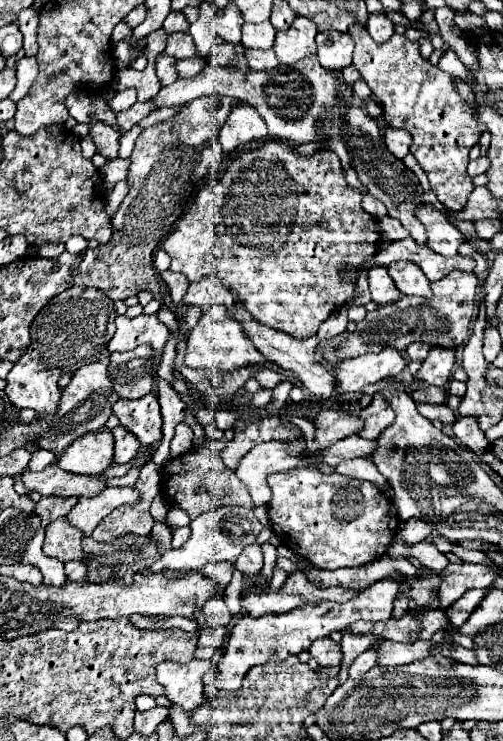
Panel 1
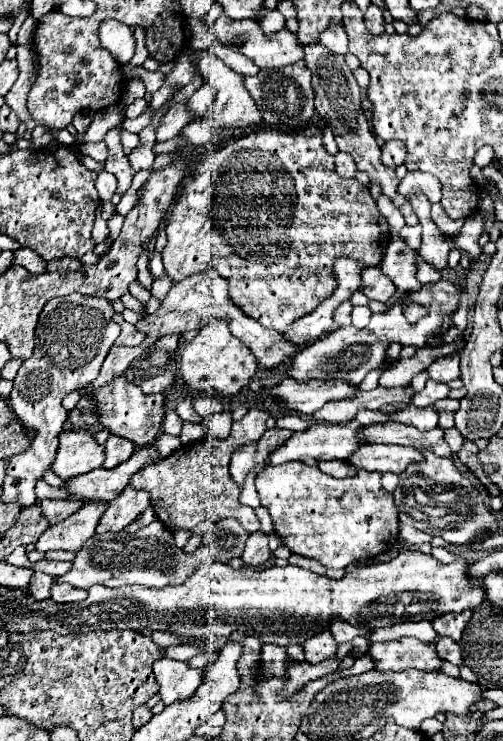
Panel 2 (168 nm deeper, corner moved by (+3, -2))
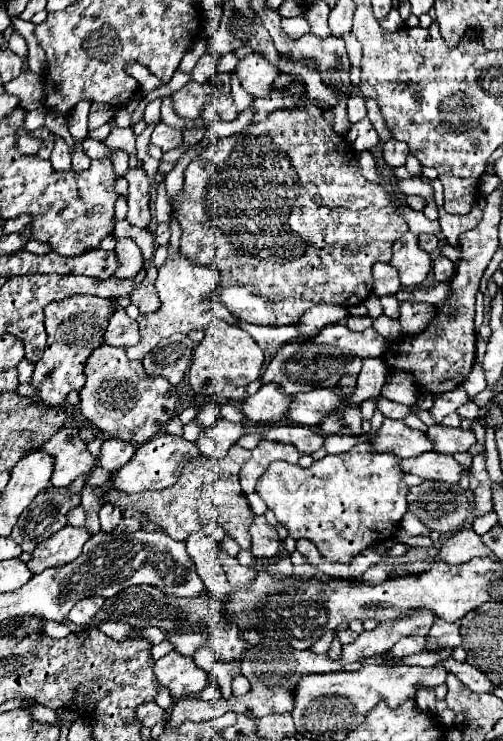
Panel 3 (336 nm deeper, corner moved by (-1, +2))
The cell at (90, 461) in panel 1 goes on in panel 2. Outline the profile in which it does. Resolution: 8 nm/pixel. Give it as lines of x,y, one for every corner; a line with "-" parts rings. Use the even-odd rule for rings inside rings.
67,430
59,434
59,450
51,470
63,478
75,478
99,468
105,460
105,450
93,440
87,430

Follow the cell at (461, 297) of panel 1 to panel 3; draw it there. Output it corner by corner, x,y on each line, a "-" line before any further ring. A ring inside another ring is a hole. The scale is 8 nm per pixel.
333,324
323,328
315,338
285,344
271,360
269,368
261,376
261,382
275,382
285,392
311,392
317,386
329,386
329,380
341,378
345,374
357,376
361,370
363,358
379,358
389,348
389,342
375,332
375,328
367,328
363,332
351,332
345,324

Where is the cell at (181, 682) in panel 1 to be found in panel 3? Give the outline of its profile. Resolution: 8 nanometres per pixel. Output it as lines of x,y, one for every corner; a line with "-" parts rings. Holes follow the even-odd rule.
169,652
155,662
155,676
161,686
169,688
175,700
199,694
207,684
209,676
203,668
195,666
193,658
185,658
179,652

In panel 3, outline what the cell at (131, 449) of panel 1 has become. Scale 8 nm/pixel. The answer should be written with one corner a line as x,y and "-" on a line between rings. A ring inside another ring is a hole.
109,438
103,442
101,446
101,456
99,456
99,466
103,466
105,470
113,472
119,470
121,466
125,466
131,456
135,454
135,444
131,442
123,442
119,438

